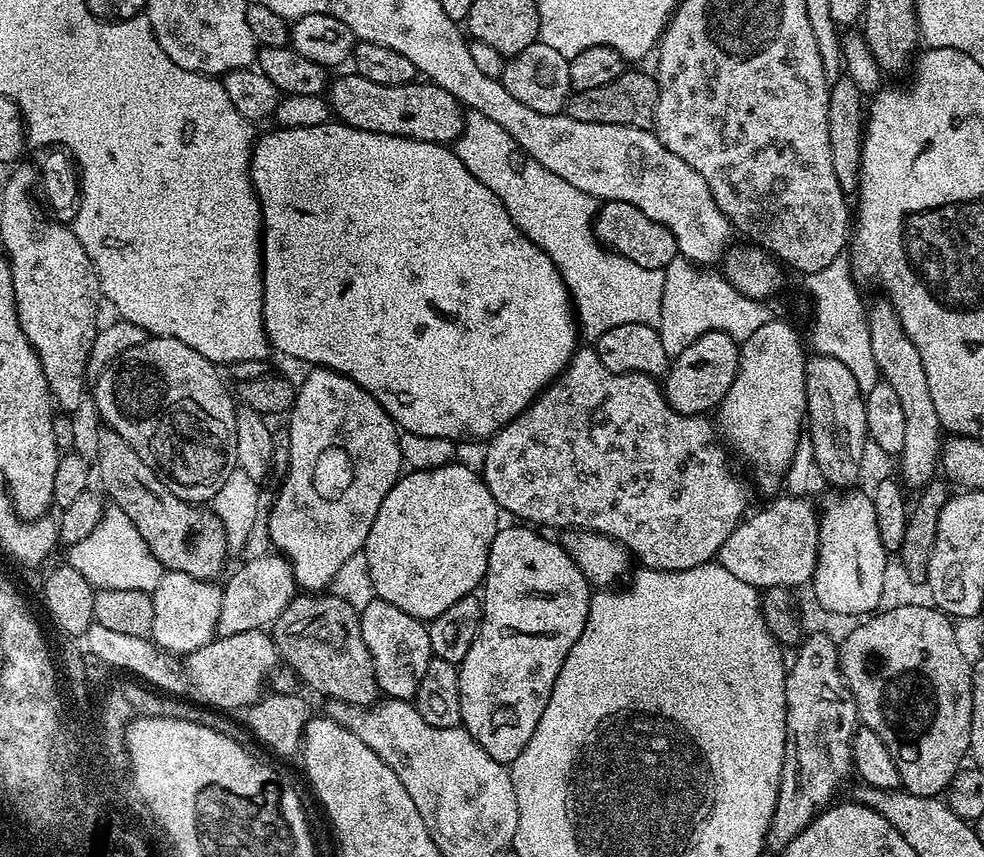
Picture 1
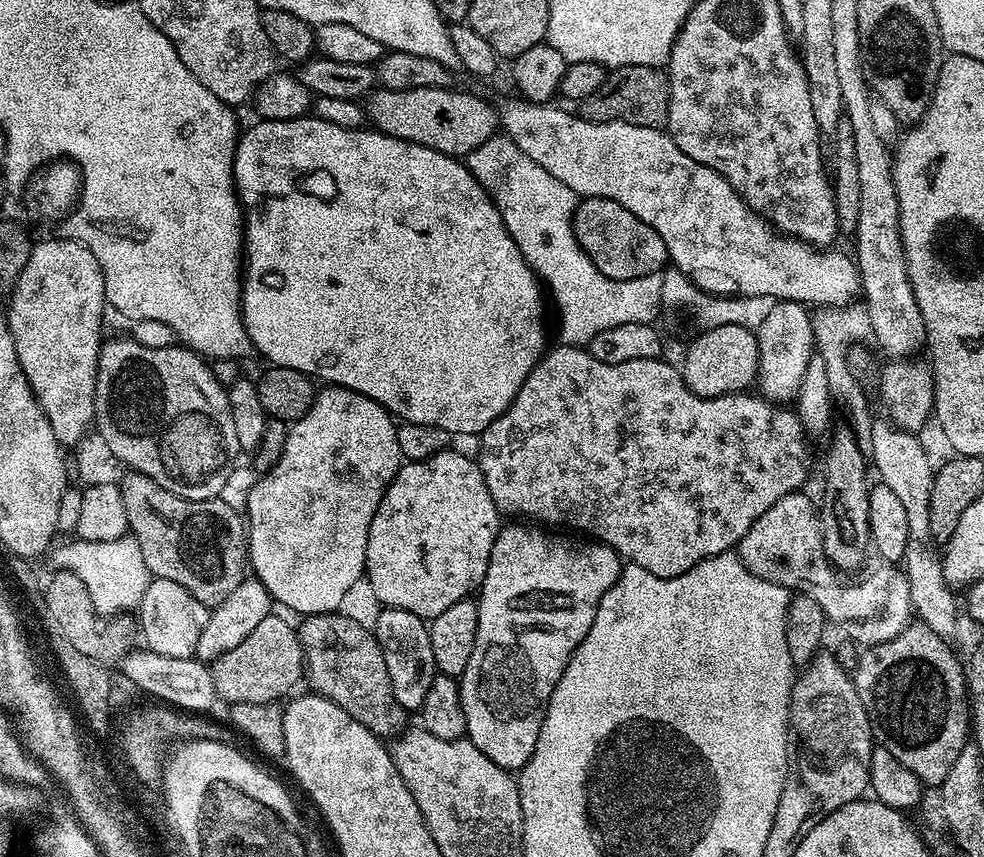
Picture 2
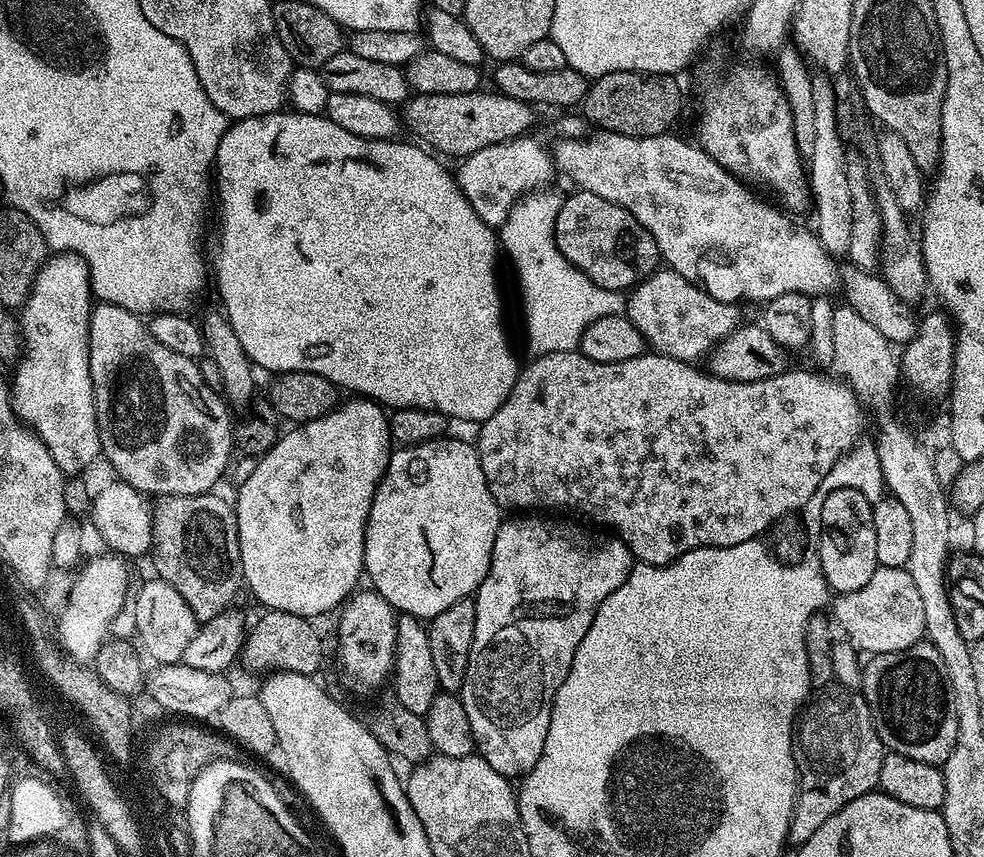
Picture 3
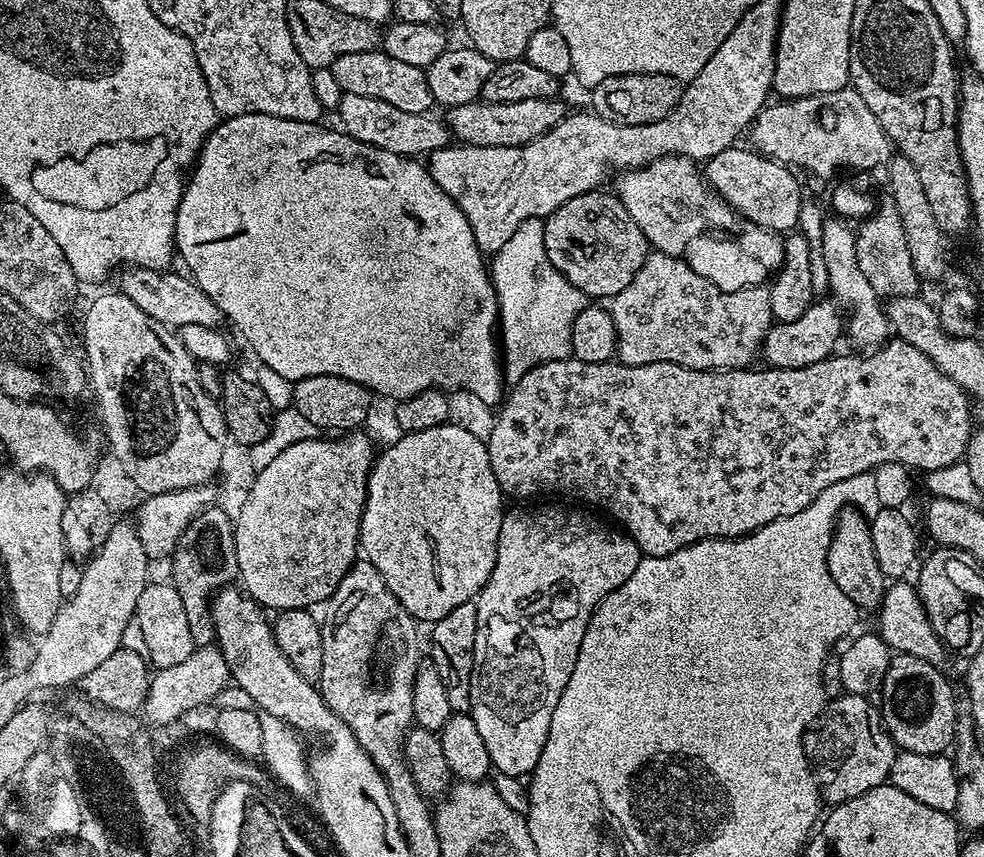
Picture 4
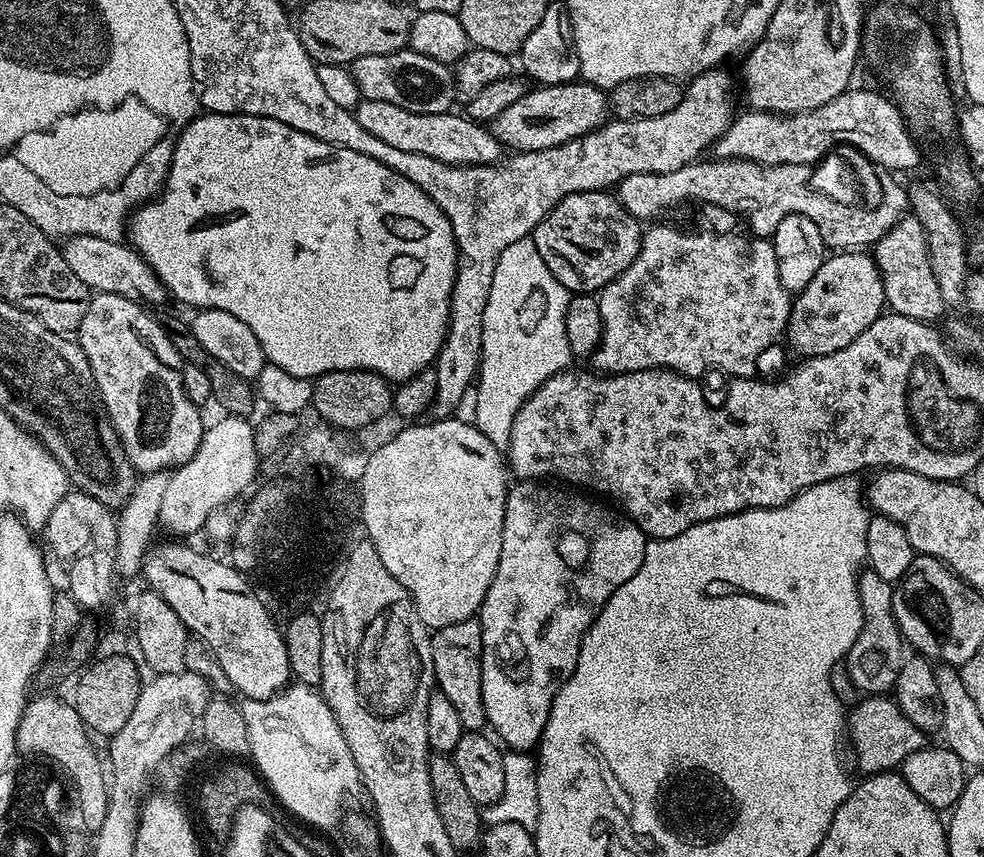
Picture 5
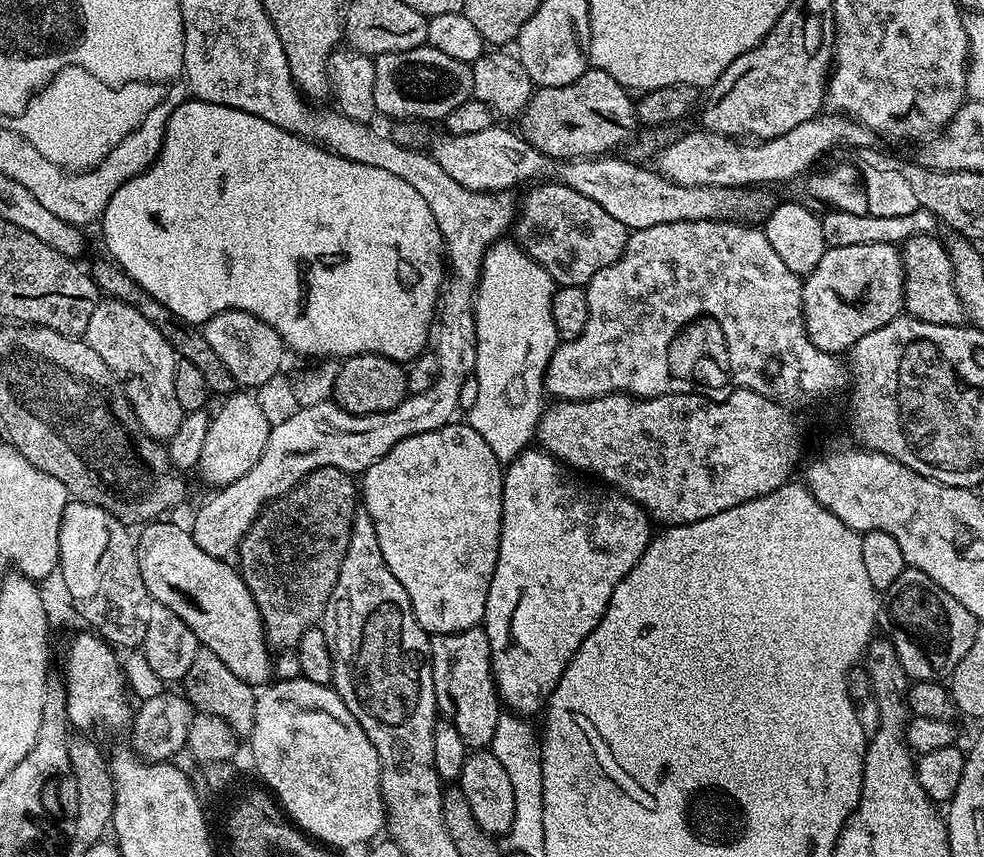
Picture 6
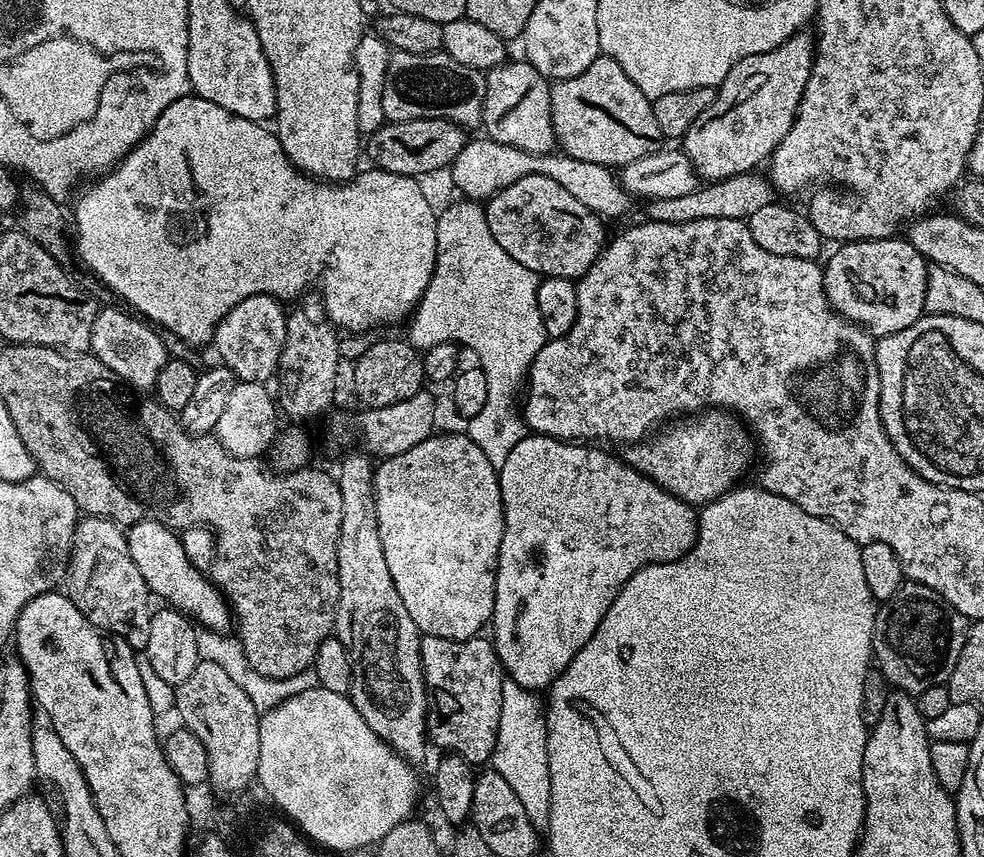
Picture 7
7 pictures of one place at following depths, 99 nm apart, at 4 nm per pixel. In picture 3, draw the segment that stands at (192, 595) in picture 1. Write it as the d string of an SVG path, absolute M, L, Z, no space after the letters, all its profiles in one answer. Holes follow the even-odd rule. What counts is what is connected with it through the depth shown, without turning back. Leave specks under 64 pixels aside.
M159 578L151 579L141 586L134 602L135 639L137 641L140 639L139 647L148 660L149 658L153 660L151 662L153 665L181 663L186 654L186 646L189 646L198 629L196 615L194 610L190 610L190 606L186 606L186 598L182 598L182 594L178 594L178 590L170 586L170 582Z

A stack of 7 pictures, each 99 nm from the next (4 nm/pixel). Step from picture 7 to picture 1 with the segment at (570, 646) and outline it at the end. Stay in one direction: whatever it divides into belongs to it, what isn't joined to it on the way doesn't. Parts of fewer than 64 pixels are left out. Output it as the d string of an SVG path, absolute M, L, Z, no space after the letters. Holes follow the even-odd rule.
M532 526L501 527L488 555L488 569L482 581L484 617L470 646L470 654L458 665L460 673L460 718L476 744L499 764L510 766L526 750L546 702L554 690L558 670L570 646L578 642L590 610L594 591L563 543L547 540L543 531Z

